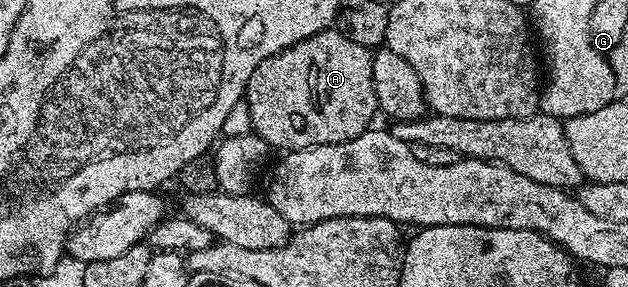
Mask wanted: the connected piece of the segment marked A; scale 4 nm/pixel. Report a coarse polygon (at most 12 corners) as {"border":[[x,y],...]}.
{"border":[[339,29],[254,68],[251,129],[280,152],[362,136],[372,55]]}

